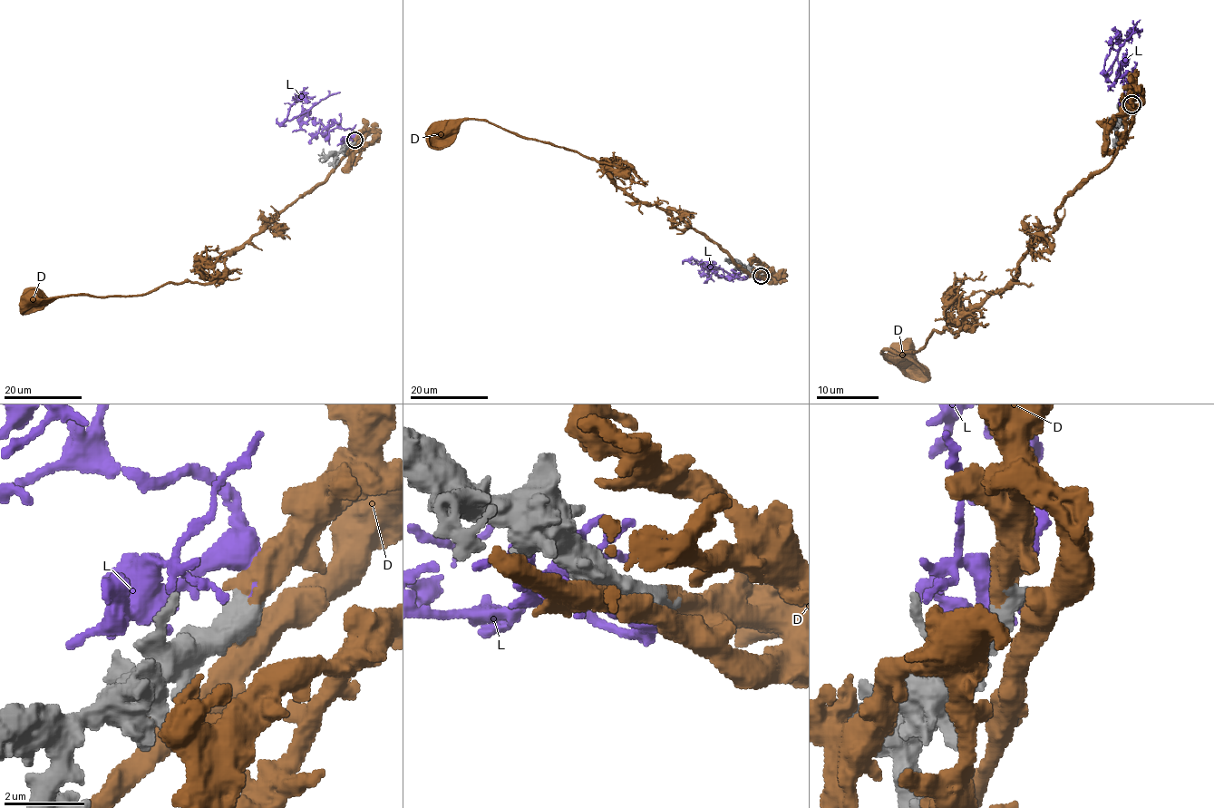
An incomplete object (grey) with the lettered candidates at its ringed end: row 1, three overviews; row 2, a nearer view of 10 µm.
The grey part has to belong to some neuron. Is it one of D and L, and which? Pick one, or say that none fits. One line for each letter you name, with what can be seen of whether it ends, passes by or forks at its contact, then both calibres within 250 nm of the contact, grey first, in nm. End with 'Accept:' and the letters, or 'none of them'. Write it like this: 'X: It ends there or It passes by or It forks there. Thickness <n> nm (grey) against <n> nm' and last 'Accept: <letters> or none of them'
D: It ends there. Thickness 650 nm (grey) against 460 nm
Accept: D

